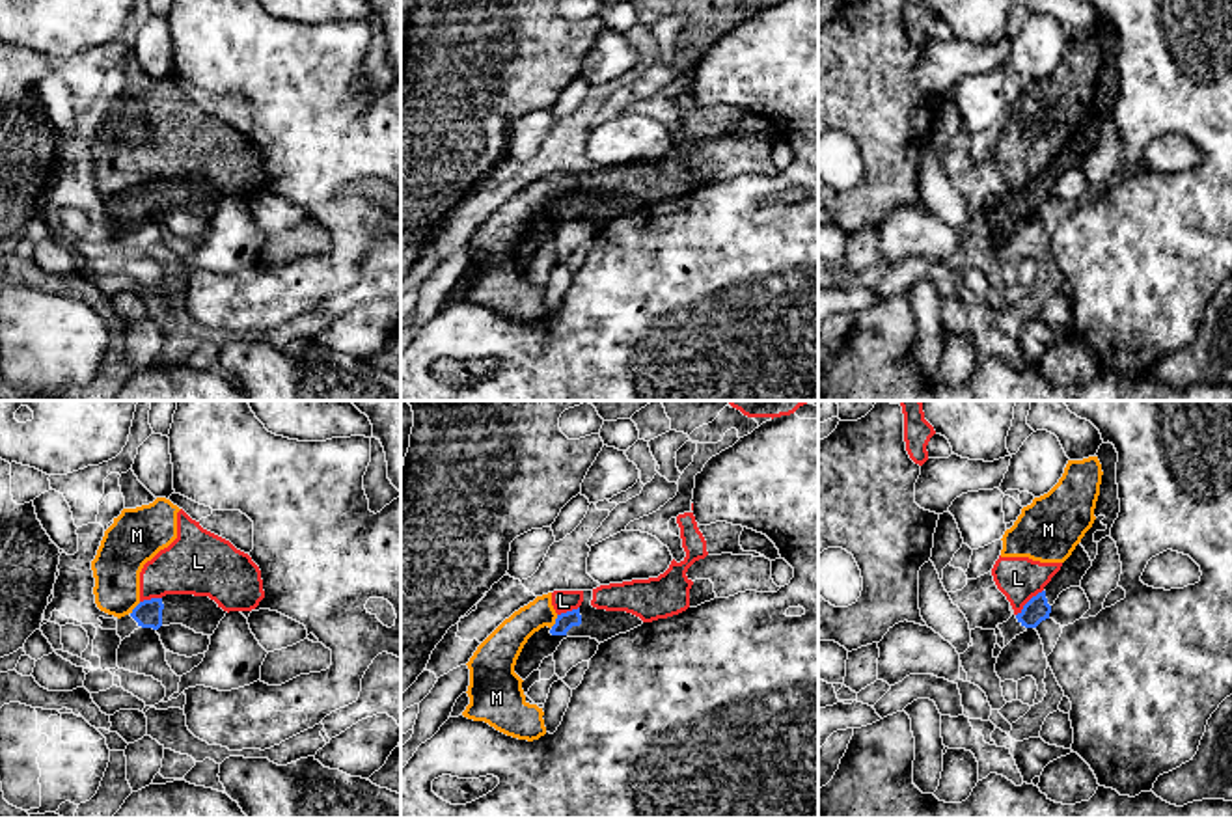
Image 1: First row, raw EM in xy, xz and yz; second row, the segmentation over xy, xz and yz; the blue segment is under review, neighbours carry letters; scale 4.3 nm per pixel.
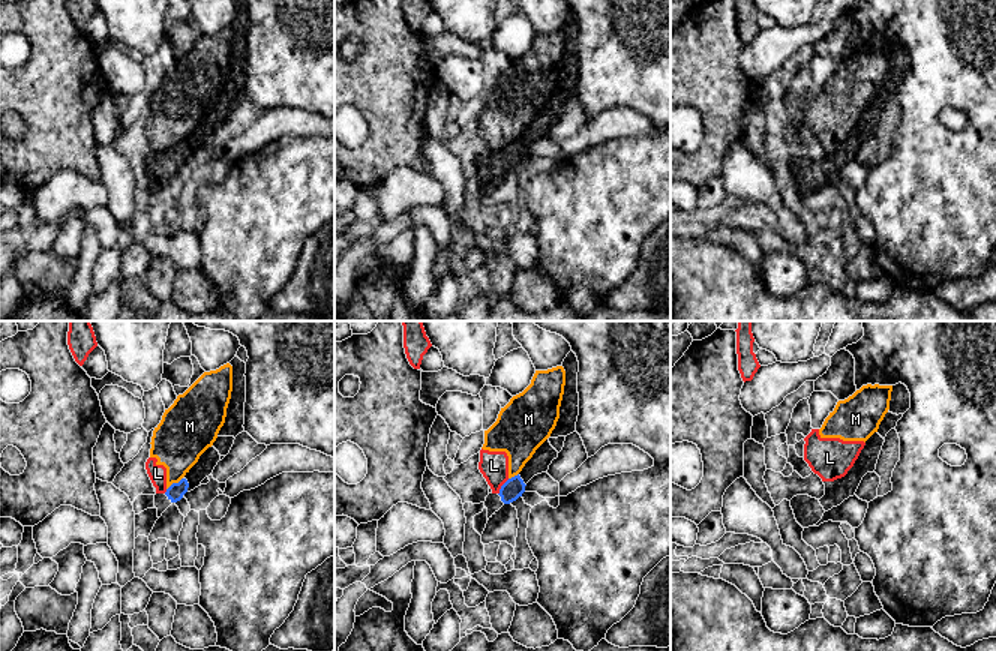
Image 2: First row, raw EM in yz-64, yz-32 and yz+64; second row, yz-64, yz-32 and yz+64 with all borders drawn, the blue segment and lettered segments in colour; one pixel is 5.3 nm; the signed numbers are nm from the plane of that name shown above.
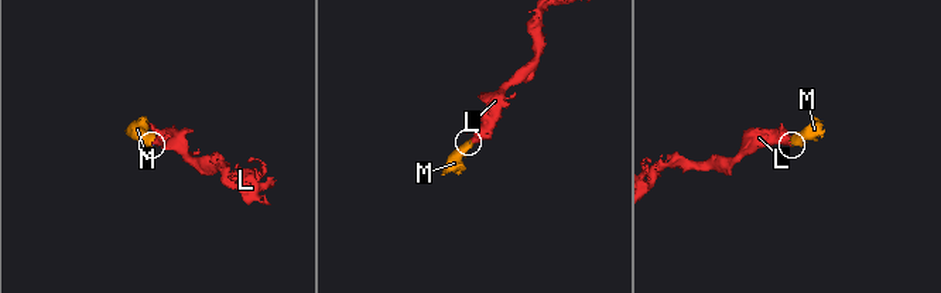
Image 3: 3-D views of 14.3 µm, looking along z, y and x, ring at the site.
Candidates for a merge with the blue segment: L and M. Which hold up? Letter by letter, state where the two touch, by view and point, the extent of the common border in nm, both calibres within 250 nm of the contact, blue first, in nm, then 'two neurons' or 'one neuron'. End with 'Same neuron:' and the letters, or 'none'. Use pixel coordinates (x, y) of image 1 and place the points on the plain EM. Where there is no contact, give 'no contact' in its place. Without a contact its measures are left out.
L: yz (1027, 185) | 170 nm | 110/190 nm | two neurons
M: xz (556, 204) | 70 nm | 80/160 nm | two neurons
Same neuron: none

